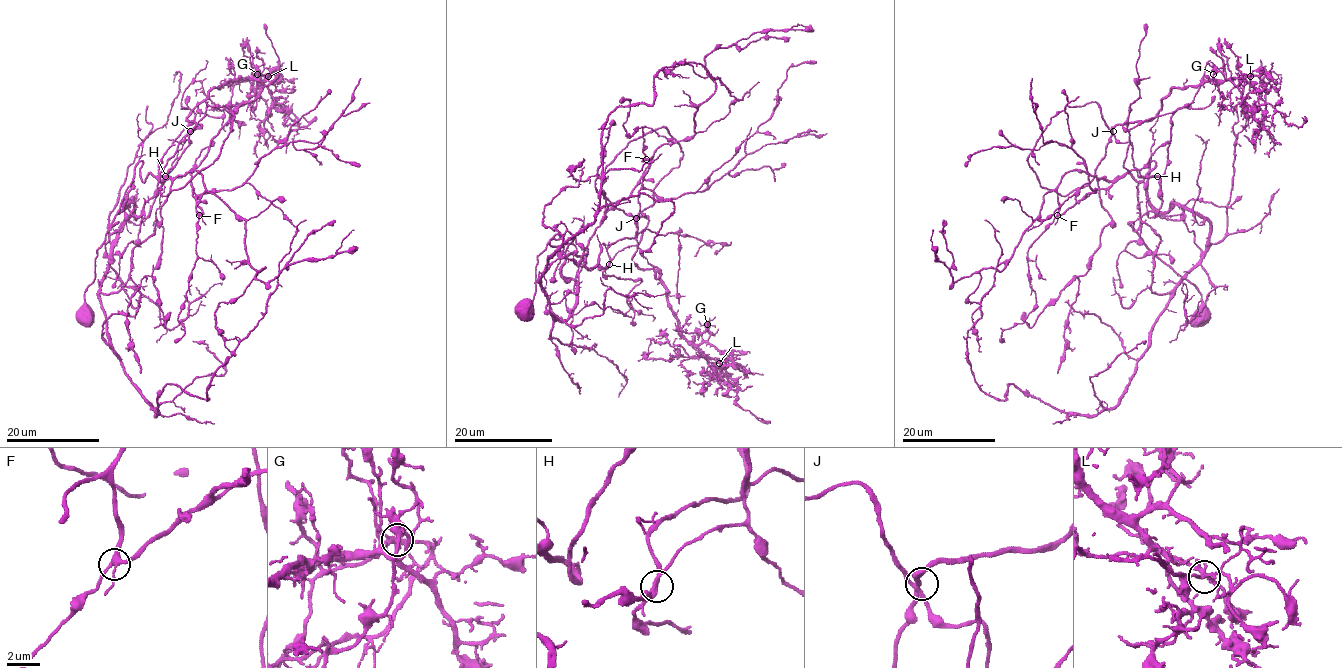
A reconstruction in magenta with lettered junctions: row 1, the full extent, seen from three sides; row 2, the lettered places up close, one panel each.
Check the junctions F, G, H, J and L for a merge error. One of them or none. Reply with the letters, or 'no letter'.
H

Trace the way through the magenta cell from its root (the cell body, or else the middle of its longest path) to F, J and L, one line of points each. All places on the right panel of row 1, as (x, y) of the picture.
F: (1199, 318), (1201, 293), (1137, 232), (1137, 184), (1154, 161), (1141, 182), (1070, 170), (1057, 188), (1057, 215)
J: (1199, 318), (1201, 293), (1137, 232), (1139, 182), (1184, 208), (1157, 213), (1159, 178), (1113, 131)
L: (1199, 318), (1137, 232), (1139, 182), (1184, 208), (1157, 213), (1112, 128), (1250, 76)

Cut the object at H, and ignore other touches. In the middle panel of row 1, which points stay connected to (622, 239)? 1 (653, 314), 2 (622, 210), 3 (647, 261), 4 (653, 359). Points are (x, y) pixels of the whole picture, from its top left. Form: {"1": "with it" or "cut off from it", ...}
{"1": "cut off from it", "2": "with it", "3": "cut off from it", "4": "with it"}

